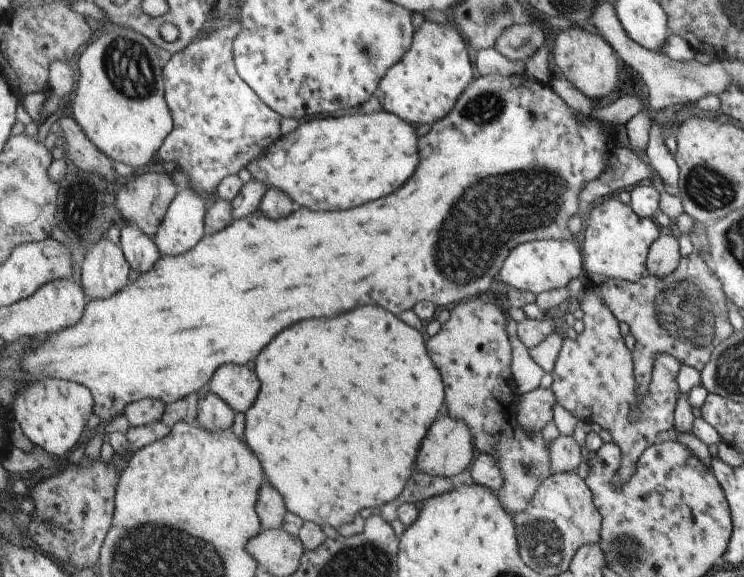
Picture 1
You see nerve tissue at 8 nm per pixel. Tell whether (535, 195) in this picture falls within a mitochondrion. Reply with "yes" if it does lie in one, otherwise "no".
yes

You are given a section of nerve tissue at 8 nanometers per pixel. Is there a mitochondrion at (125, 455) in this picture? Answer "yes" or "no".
no

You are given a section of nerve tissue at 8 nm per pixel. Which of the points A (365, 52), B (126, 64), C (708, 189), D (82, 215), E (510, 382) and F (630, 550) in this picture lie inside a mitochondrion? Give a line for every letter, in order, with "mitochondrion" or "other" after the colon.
A: mitochondrion
B: mitochondrion
C: mitochondrion
D: mitochondrion
E: other
F: mitochondrion

